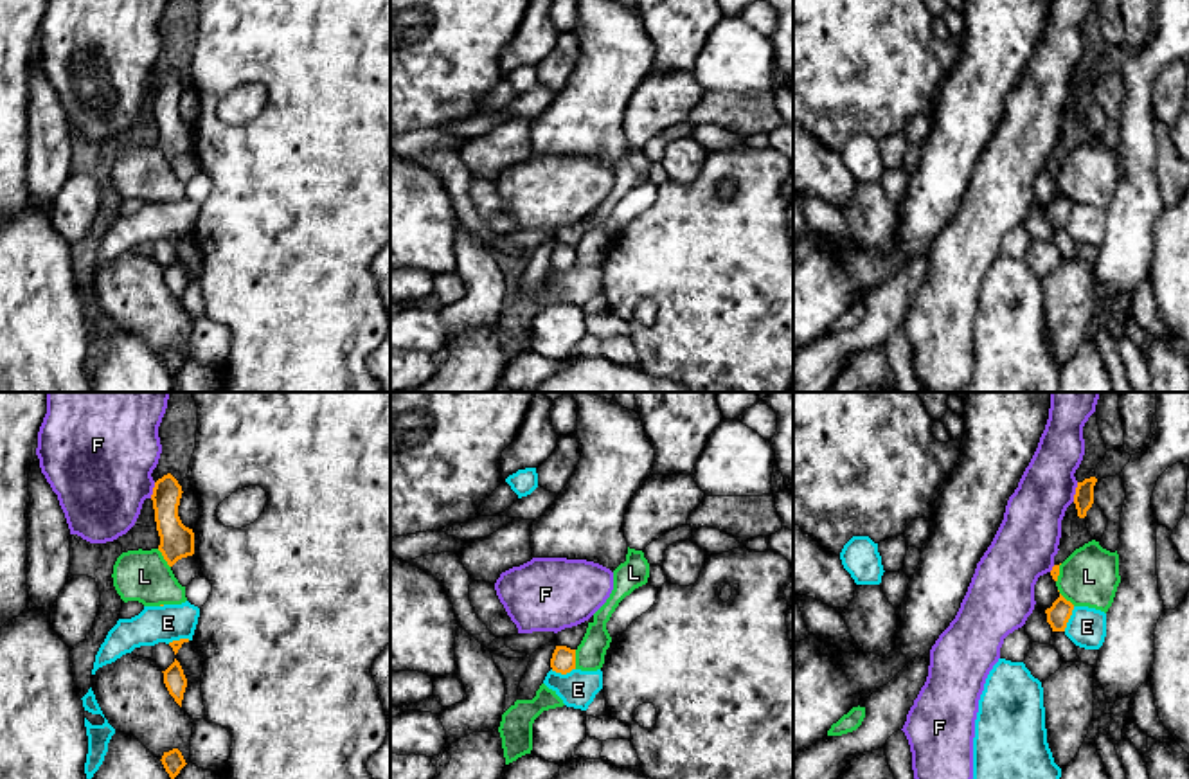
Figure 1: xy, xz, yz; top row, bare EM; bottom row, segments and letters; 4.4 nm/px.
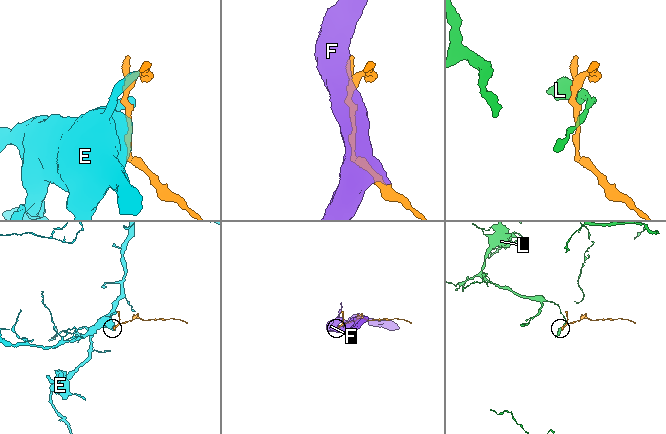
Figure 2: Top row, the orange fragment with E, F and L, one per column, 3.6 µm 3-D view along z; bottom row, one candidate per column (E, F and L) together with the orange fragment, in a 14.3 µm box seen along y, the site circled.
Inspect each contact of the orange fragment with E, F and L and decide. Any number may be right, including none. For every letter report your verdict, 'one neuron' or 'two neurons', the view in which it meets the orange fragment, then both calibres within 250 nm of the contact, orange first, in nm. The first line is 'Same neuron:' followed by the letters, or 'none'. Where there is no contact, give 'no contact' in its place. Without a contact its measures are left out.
Same neuron: none
E: two neurons; contact in yz; calibres 100 and 180 nm
F: two neurons; contact in yz; calibres 90 and 260 nm
L: two neurons; contact in xz; calibres 110 and 130 nm

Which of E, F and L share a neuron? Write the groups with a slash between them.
E / F / L

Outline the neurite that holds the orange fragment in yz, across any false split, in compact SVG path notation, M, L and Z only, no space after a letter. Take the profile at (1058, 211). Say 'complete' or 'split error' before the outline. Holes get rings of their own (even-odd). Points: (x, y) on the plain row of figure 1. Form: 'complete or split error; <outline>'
complete; M1059 191L1052 203L1045 207L1047 219L1050 221L1052 228L1065 228L1072 207L1074 201Z

